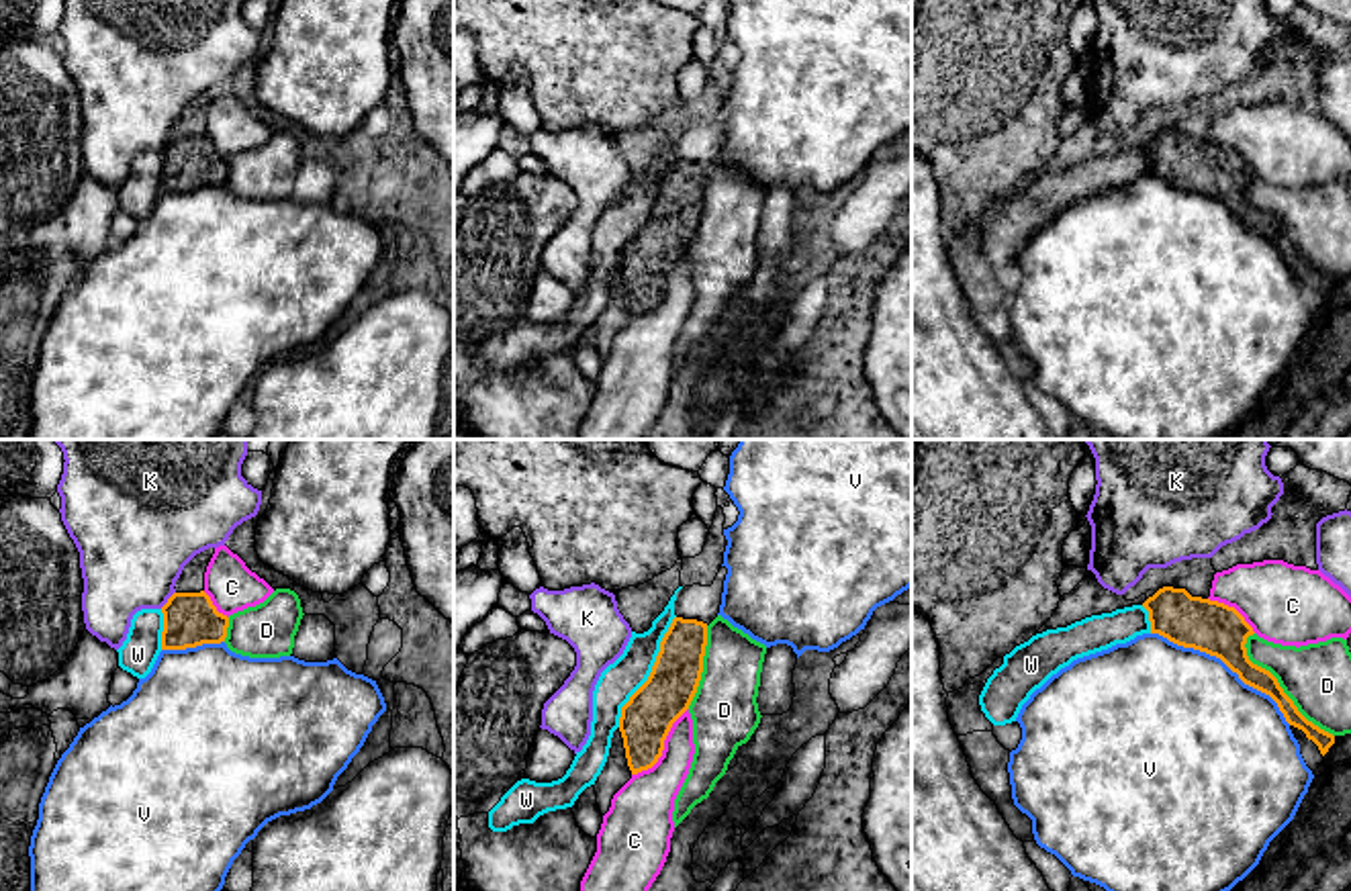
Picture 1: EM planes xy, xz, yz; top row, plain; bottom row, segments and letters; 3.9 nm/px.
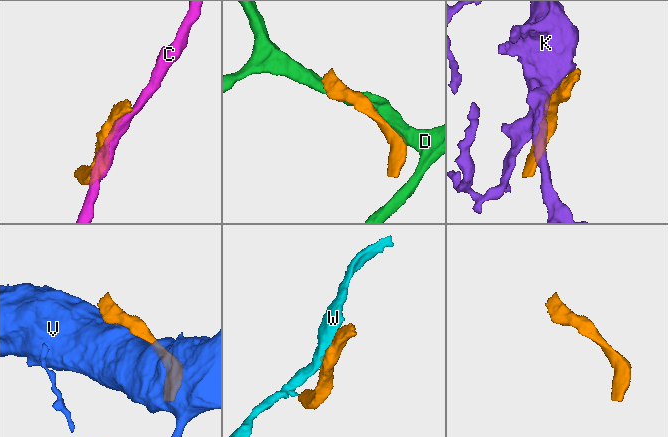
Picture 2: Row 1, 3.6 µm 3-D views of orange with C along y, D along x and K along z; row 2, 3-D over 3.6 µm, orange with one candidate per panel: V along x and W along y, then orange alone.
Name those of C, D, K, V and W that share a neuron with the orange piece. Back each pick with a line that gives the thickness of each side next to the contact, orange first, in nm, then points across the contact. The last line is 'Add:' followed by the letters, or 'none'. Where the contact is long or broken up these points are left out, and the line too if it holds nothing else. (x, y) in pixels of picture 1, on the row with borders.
Add: none

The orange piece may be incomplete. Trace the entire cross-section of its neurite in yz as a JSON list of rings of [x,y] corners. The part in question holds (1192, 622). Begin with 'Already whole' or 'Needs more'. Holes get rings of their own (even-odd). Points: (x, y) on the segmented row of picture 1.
Already whole. [[[1173,587],[1159,589],[1143,607],[1149,611],[1151,634],[1220,658],[1245,685],[1269,695],[1286,721],[1302,730],[1322,756],[1335,744],[1333,734],[1320,730],[1298,711],[1269,670],[1249,660],[1245,644],[1255,631],[1234,607],[1192,597],[1185,589]]]

